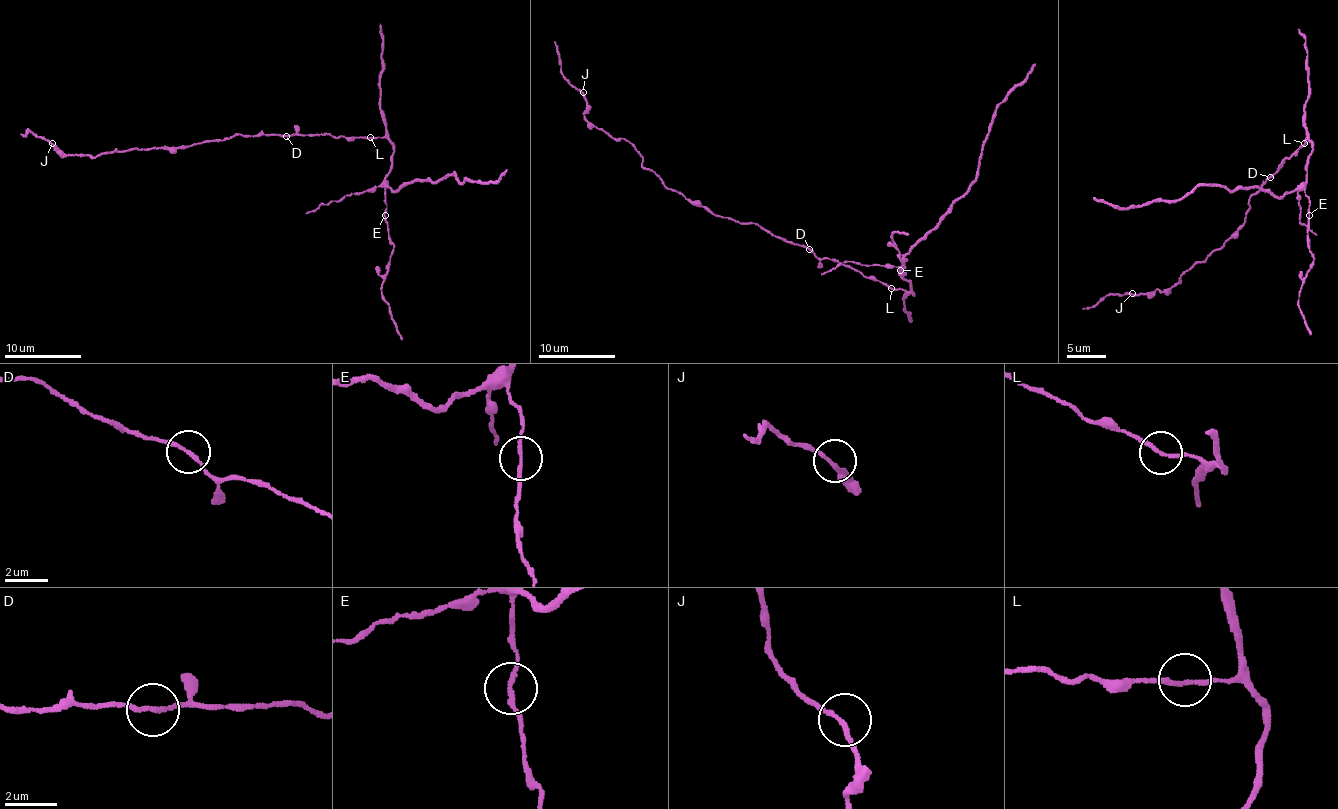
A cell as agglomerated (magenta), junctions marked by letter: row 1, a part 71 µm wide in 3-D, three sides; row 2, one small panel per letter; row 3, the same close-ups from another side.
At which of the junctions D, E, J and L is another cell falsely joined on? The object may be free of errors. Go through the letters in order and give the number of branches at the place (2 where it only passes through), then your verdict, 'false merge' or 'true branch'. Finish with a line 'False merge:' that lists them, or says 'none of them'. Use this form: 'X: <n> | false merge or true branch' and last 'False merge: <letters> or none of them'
D: 2 | true branch
E: 2 | true branch
J: 2 | true branch
L: 2 | true branch
False merge: none of them

